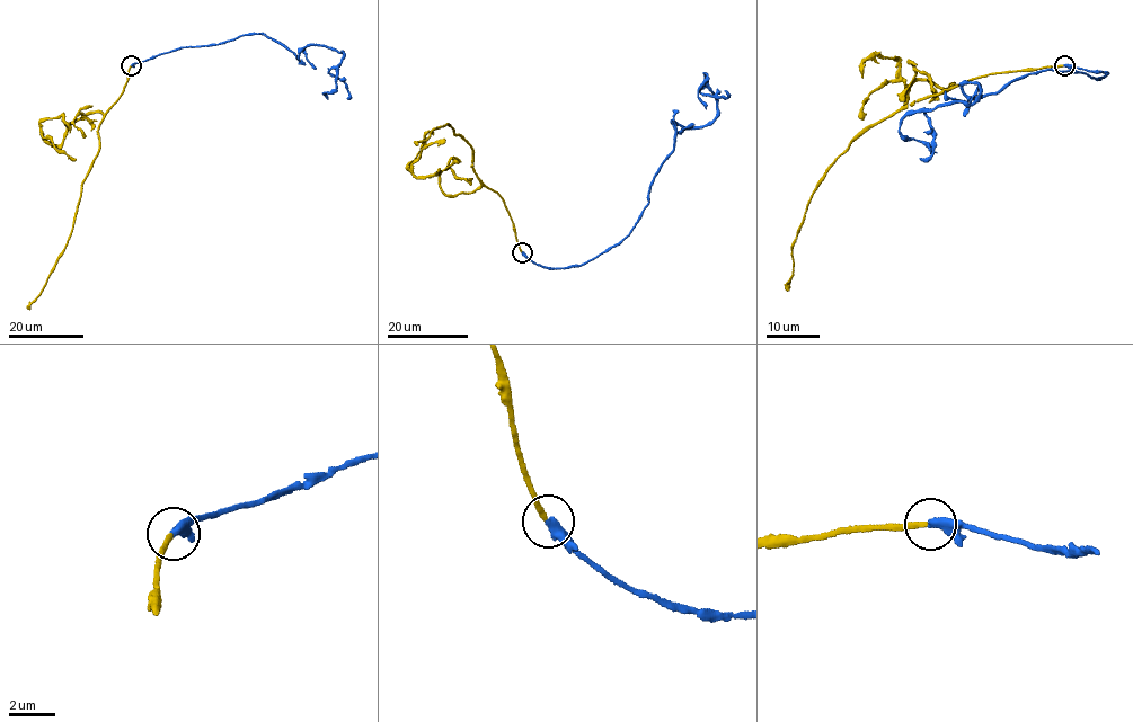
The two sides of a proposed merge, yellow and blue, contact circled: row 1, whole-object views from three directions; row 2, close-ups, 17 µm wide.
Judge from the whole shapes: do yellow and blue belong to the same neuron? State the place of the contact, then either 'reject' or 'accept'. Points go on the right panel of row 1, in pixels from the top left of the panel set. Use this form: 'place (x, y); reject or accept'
place (1064, 65); accept

